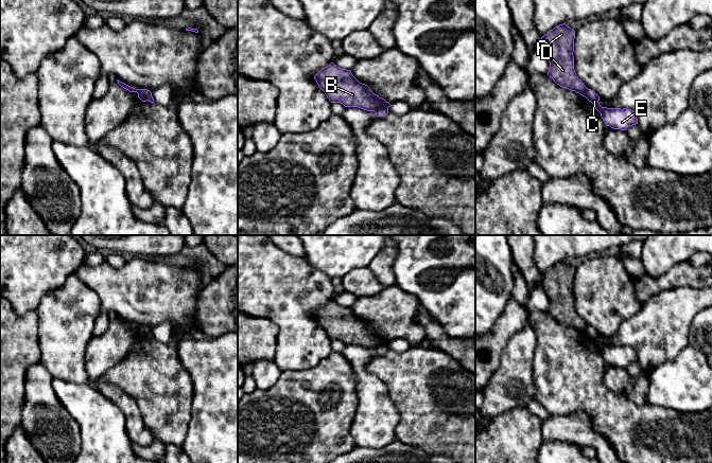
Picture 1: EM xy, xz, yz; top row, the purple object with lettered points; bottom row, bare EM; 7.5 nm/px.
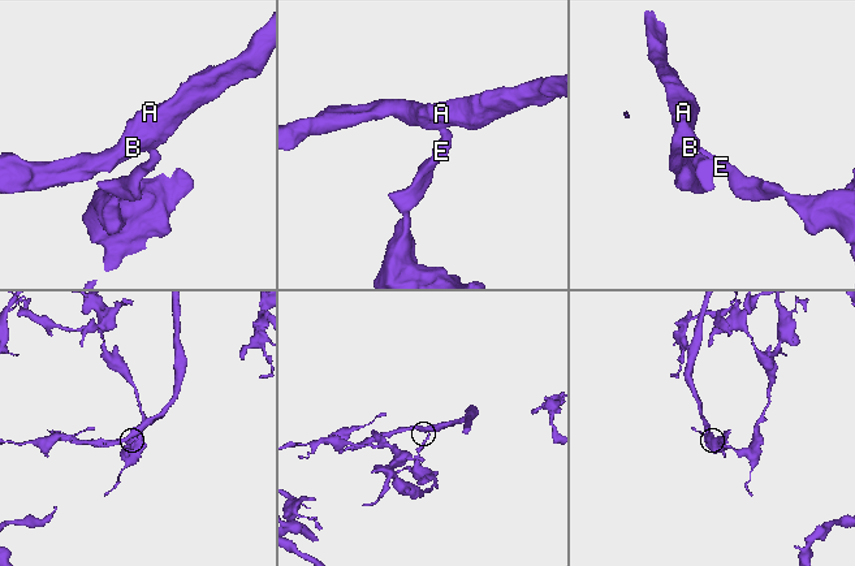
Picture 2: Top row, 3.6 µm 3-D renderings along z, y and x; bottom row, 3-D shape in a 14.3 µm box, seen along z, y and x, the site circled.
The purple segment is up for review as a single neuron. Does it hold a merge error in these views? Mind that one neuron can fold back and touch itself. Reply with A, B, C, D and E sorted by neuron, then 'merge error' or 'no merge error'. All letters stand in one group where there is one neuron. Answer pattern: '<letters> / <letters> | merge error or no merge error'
A B D / C E | merge error

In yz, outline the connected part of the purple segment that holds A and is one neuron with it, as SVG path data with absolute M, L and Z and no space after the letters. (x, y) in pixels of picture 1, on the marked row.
M562 23L541 37L541 47L550 63L548 75L560 87L585 96L588 88L574 70L574 39L575 31Z

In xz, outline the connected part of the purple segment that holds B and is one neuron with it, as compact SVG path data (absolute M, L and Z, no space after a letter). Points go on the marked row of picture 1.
M333 63L318 71L314 79L331 103L367 111L393 106L375 94L367 85L360 83L350 70L342 69Z

